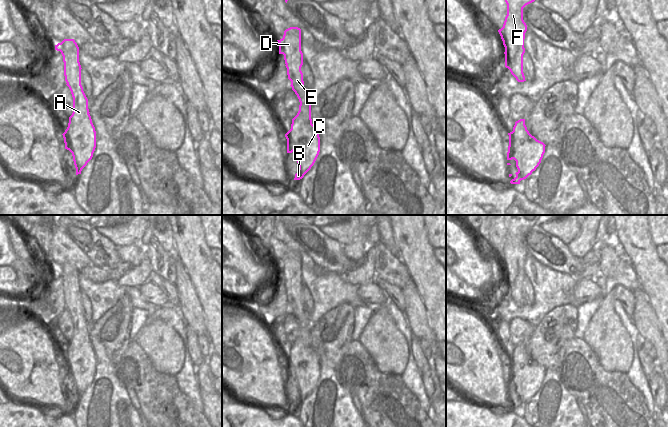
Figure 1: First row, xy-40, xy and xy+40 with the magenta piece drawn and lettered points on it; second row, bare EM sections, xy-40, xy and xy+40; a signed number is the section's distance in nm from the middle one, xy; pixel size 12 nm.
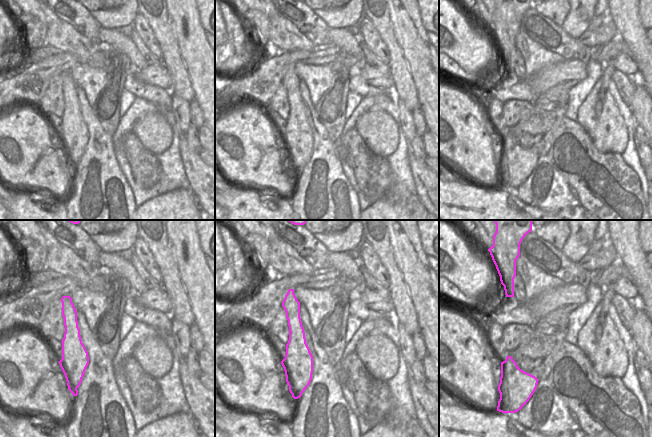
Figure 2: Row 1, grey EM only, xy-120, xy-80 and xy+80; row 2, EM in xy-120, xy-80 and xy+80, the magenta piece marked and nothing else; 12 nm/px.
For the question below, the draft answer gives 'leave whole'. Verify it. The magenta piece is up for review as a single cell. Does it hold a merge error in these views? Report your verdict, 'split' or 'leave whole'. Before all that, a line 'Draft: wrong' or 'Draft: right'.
Draft: right
leave whole

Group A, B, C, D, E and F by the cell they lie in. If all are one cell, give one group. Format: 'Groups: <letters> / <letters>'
Groups: A B C D E F.

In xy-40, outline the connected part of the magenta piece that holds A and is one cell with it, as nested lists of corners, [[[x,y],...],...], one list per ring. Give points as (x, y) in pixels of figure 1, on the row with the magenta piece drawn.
[[[64,39],[55,45],[64,62],[66,85],[73,97],[73,113],[69,117],[68,127],[62,134],[65,149],[72,153],[76,175],[92,159],[96,148],[96,131],[88,109],[88,99],[81,85],[81,65],[79,47],[74,39]]]

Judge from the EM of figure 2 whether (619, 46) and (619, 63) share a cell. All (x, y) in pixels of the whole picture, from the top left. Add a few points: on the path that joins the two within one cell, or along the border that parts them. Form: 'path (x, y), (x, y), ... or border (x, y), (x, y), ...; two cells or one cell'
border (630, 56), (620, 53), (613, 60); two cells

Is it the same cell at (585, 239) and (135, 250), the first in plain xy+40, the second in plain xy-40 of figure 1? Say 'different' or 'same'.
same

